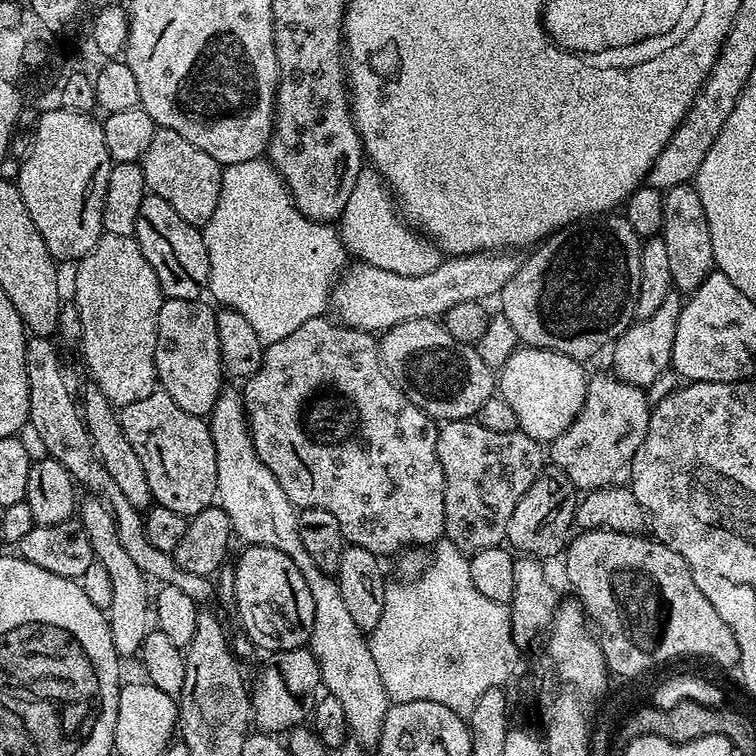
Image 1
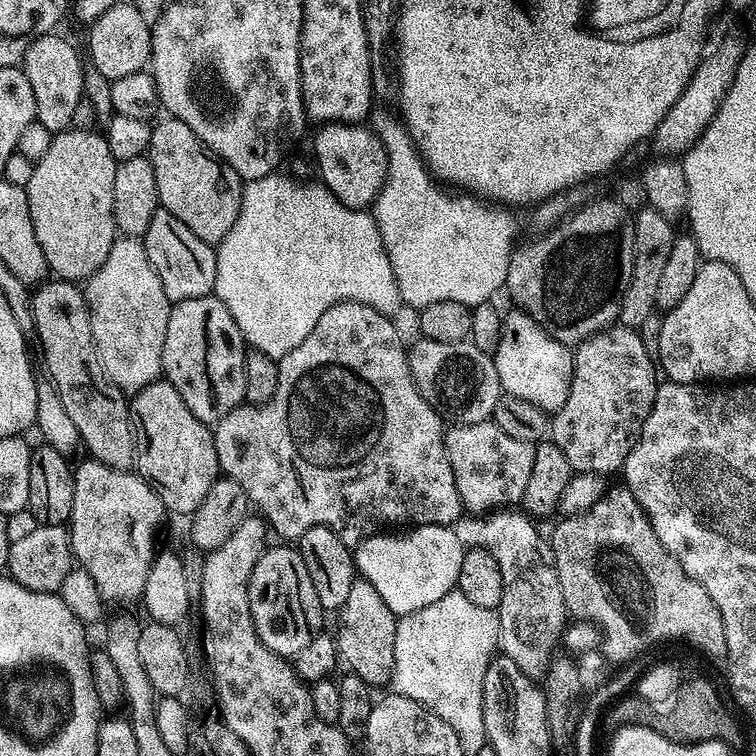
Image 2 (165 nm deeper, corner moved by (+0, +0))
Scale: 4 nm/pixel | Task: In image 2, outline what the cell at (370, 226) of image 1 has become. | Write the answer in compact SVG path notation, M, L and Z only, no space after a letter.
M395 115L375 116L371 117L370 127L388 155L388 173L370 211L376 219L378 234L382 234L382 246L386 246L401 301L405 305L416 306L418 310L442 301L456 301L471 308L489 303L492 295L506 286L509 258L514 250L512 239L516 236L516 220L508 213L511 211L504 206L489 206L468 196L462 197L462 200L447 196L443 192L445 189L424 167L424 161L403 123Z

